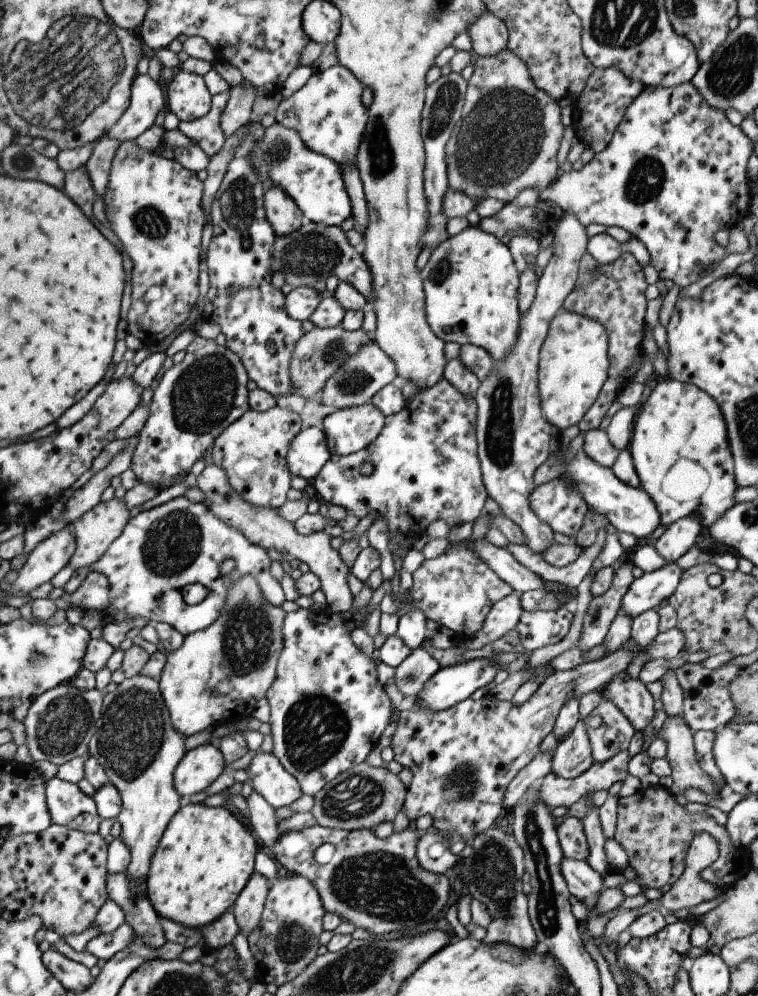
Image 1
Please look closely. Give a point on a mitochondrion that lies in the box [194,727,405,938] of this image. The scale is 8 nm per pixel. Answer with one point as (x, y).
(357, 797)

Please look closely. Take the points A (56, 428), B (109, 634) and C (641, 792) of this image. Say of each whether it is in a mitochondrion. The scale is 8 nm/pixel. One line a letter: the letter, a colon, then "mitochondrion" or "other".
A: other
B: other
C: other

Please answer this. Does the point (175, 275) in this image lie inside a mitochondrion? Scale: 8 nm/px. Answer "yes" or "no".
no

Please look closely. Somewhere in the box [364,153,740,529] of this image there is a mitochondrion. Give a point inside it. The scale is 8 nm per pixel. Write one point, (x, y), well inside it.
(499, 436)

